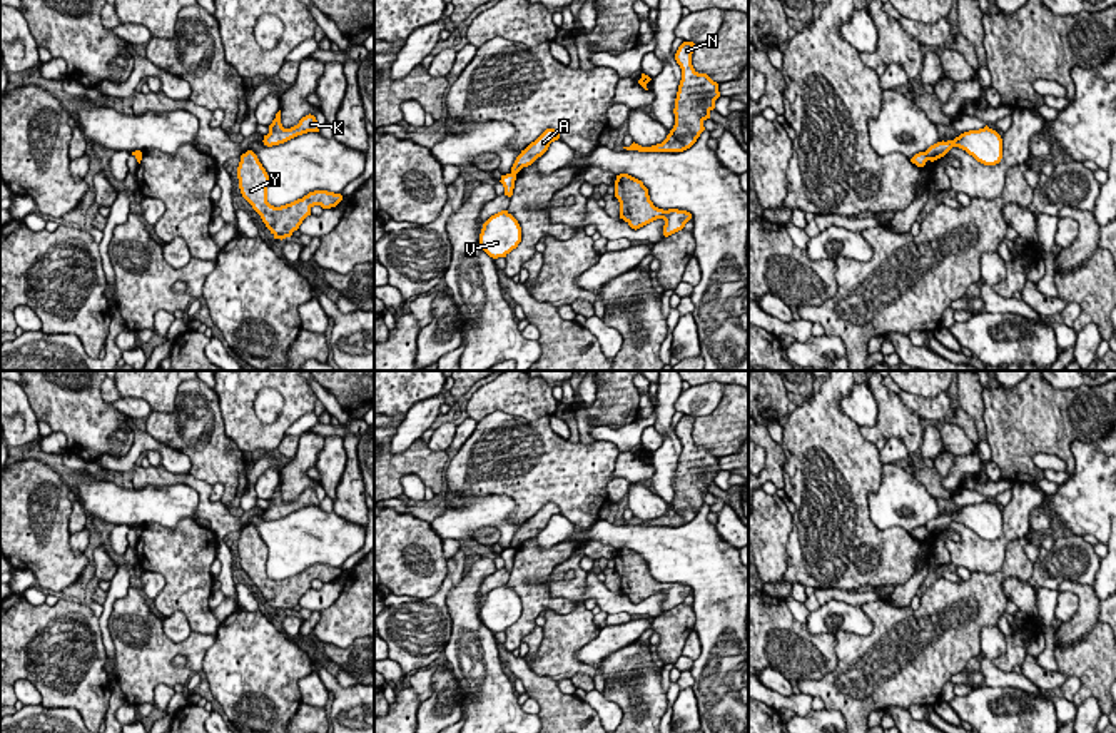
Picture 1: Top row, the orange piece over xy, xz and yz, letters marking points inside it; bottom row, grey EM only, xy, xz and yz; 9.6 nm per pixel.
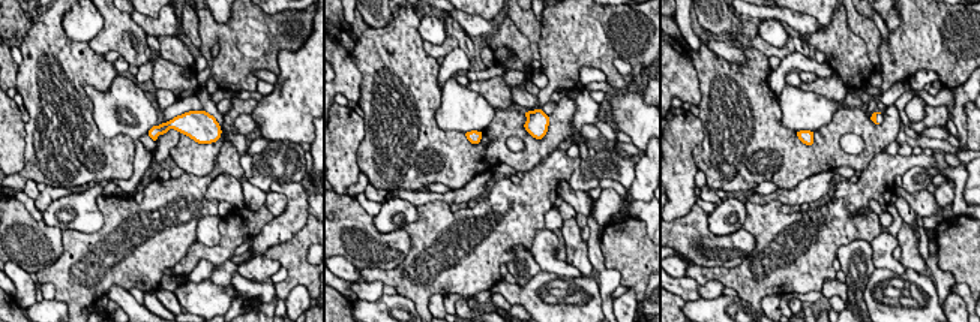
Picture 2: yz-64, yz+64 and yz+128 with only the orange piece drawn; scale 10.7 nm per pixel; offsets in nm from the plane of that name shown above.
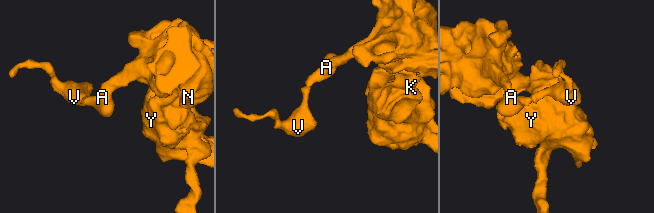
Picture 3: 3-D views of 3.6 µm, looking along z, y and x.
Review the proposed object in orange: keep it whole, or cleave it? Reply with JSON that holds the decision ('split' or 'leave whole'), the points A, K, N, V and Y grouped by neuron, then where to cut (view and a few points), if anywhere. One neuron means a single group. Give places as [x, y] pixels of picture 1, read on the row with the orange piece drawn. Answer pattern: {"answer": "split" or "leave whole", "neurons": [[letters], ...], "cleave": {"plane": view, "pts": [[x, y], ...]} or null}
{"answer": "split", "neurons": [["A", "K", "N", "Y"], ["V"]], "cleave": {"plane": "yz", "pts": [[924, 152], [929, 159]]}}

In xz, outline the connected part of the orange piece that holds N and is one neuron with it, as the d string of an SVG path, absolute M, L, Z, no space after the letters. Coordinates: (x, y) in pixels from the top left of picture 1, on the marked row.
M683 42L675 53L675 60L682 68L682 80L673 109L675 125L667 139L652 147L642 147L633 142L623 149L638 152L683 152L690 149L705 130L703 122L710 119L720 92L717 82L693 68L693 45L693 42Z

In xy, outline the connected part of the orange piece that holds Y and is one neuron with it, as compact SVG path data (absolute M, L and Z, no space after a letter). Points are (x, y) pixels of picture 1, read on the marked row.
M252 150L241 155L237 179L242 197L261 215L274 239L281 240L291 237L299 229L302 220L311 215L314 205L331 209L342 200L341 194L314 190L291 204L271 205L267 202L269 175Z

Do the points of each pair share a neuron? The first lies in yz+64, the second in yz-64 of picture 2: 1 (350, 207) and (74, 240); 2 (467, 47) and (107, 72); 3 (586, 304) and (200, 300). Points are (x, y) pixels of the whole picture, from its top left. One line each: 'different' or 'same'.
1: different
2: different
3: same

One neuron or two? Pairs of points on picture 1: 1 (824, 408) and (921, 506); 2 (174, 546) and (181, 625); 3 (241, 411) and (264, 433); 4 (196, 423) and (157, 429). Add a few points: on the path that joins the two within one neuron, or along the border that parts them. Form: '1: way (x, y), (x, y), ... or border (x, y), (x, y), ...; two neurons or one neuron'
1: border (884, 465), (881, 485), (869, 495), (869, 505); two neurons
2: border (162, 616), (182, 613), (192, 631); two neurons
3: way (246, 418), (258, 429); one neuron
4: way (186, 433), (181, 438), (172, 429), (167, 429); one neuron

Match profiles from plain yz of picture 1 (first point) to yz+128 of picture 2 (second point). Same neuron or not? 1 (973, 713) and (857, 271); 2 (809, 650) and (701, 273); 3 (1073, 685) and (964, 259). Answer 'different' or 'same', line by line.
1: different
2: different
3: different

